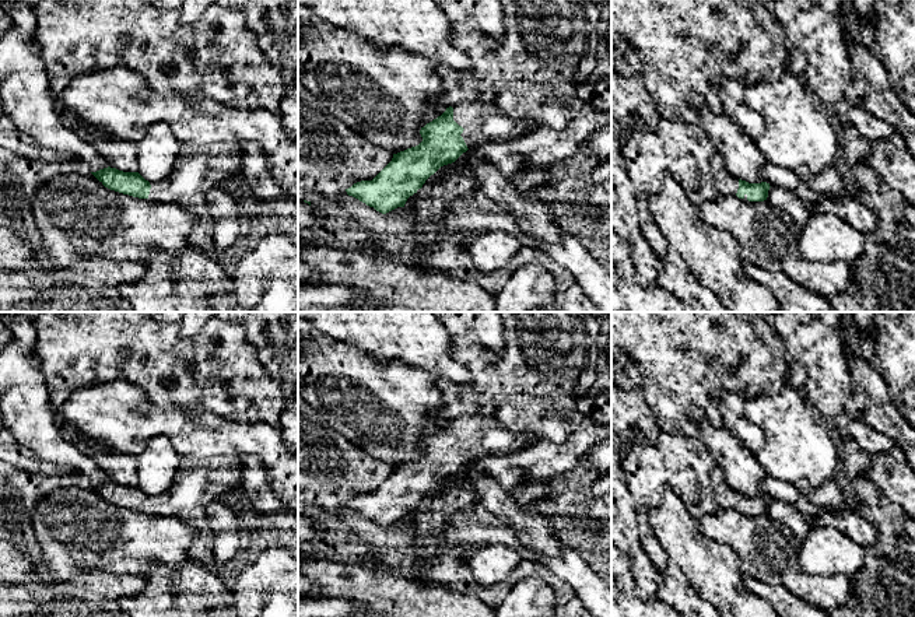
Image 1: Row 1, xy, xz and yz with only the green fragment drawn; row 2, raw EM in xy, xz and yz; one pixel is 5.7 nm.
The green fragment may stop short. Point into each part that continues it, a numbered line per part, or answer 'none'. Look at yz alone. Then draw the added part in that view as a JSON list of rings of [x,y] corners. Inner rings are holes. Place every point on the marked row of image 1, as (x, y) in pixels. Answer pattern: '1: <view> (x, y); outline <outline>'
1: yz (726, 185); outline [[[715,153],[712,157],[712,175],[715,179],[718,196],[736,196],[739,189],[739,179],[736,179],[726,169],[723,158],[719,153]]]

